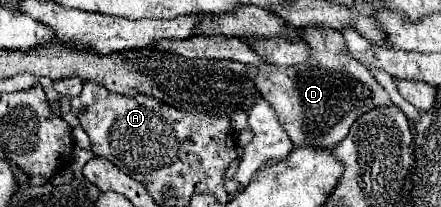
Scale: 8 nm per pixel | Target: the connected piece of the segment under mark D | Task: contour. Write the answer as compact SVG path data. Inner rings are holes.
M302 27L304 39L312 47L312 61L304 65L278 67L260 65L252 77L262 97L274 107L282 129L296 149L332 149L346 135L352 123L372 107L390 107L392 101L370 71L348 57L340 31L330 27Z

